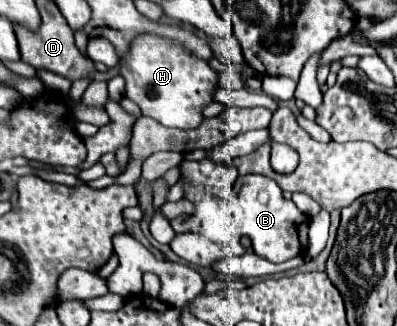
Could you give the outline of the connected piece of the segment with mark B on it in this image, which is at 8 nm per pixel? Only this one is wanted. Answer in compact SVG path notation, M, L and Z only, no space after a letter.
M262 175L244 177L238 201L220 201L208 197L196 203L196 217L200 219L198 233L220 243L232 255L244 253L242 237L250 239L256 255L272 263L288 261L296 257L300 249L308 247L308 217L300 213L292 201L282 197L276 181Z

